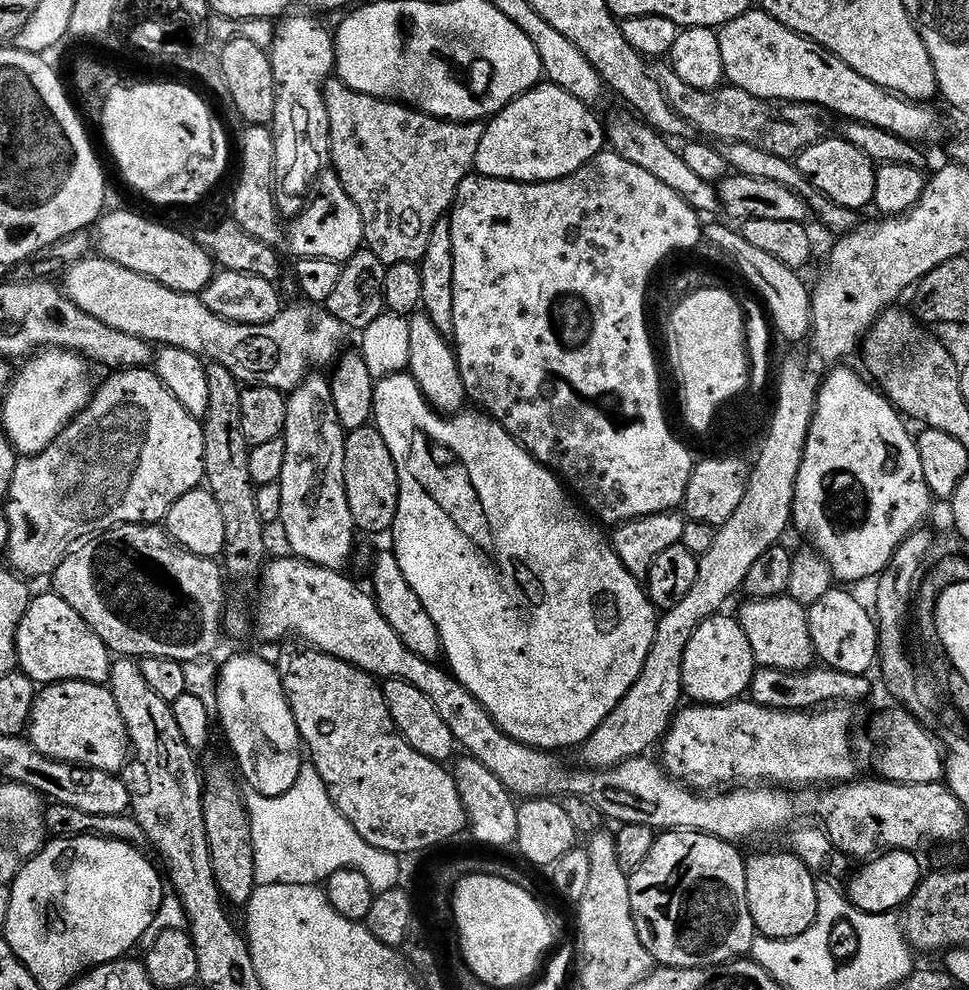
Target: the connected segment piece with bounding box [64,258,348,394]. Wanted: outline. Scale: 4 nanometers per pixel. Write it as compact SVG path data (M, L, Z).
M96 258L91 261L92 269L95 273L89 277L89 281L85 284L80 284L80 286L76 286L76 284L72 284L72 282L64 282L64 292L69 300L72 301L73 304L82 309L86 314L90 314L94 317L95 320L101 320L101 322L107 326L107 328L113 328L114 330L118 330L122 334L126 334L127 336L133 336L134 338L138 338L139 340L147 342L152 346L163 346L166 348L181 348L182 350L186 350L187 352L195 352L197 354L201 354L205 359L209 361L218 363L220 365L226 366L228 370L237 378L237 381L245 382L248 384L256 384L261 381L261 383L265 387L269 388L278 388L281 392L285 394L290 394L296 391L297 388L302 385L305 378L307 377L308 371L310 369L310 360L312 358L312 354L318 351L322 346L332 346L334 344L340 343L345 334L348 334L347 325L344 325L340 319L334 318L332 314L328 312L325 307L319 305L311 305L307 302L300 303L300 306L292 306L290 308L285 307L279 316L278 319L271 320L268 323L264 324L240 324L240 323L230 323L228 320L224 320L222 317L218 315L214 315L214 313L209 310L209 308L204 304L203 299L199 295L189 294L186 292L175 292L174 290L170 290L166 286L162 286L158 282L154 282L150 278L146 278L142 274L138 274L134 270L126 270L122 266L118 266L117 264L112 263L110 260L106 260L103 258Z

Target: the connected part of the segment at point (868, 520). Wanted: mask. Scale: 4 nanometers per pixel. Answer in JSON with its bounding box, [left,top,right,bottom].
[791,366,934,582]

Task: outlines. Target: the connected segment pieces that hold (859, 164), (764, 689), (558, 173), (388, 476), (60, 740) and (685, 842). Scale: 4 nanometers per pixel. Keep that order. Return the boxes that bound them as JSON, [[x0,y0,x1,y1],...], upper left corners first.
[[794,138,877,210],[750,667,870,711],[474,87,606,184],[344,426,400,534],[26,680,130,773],[628,830,746,970]]

